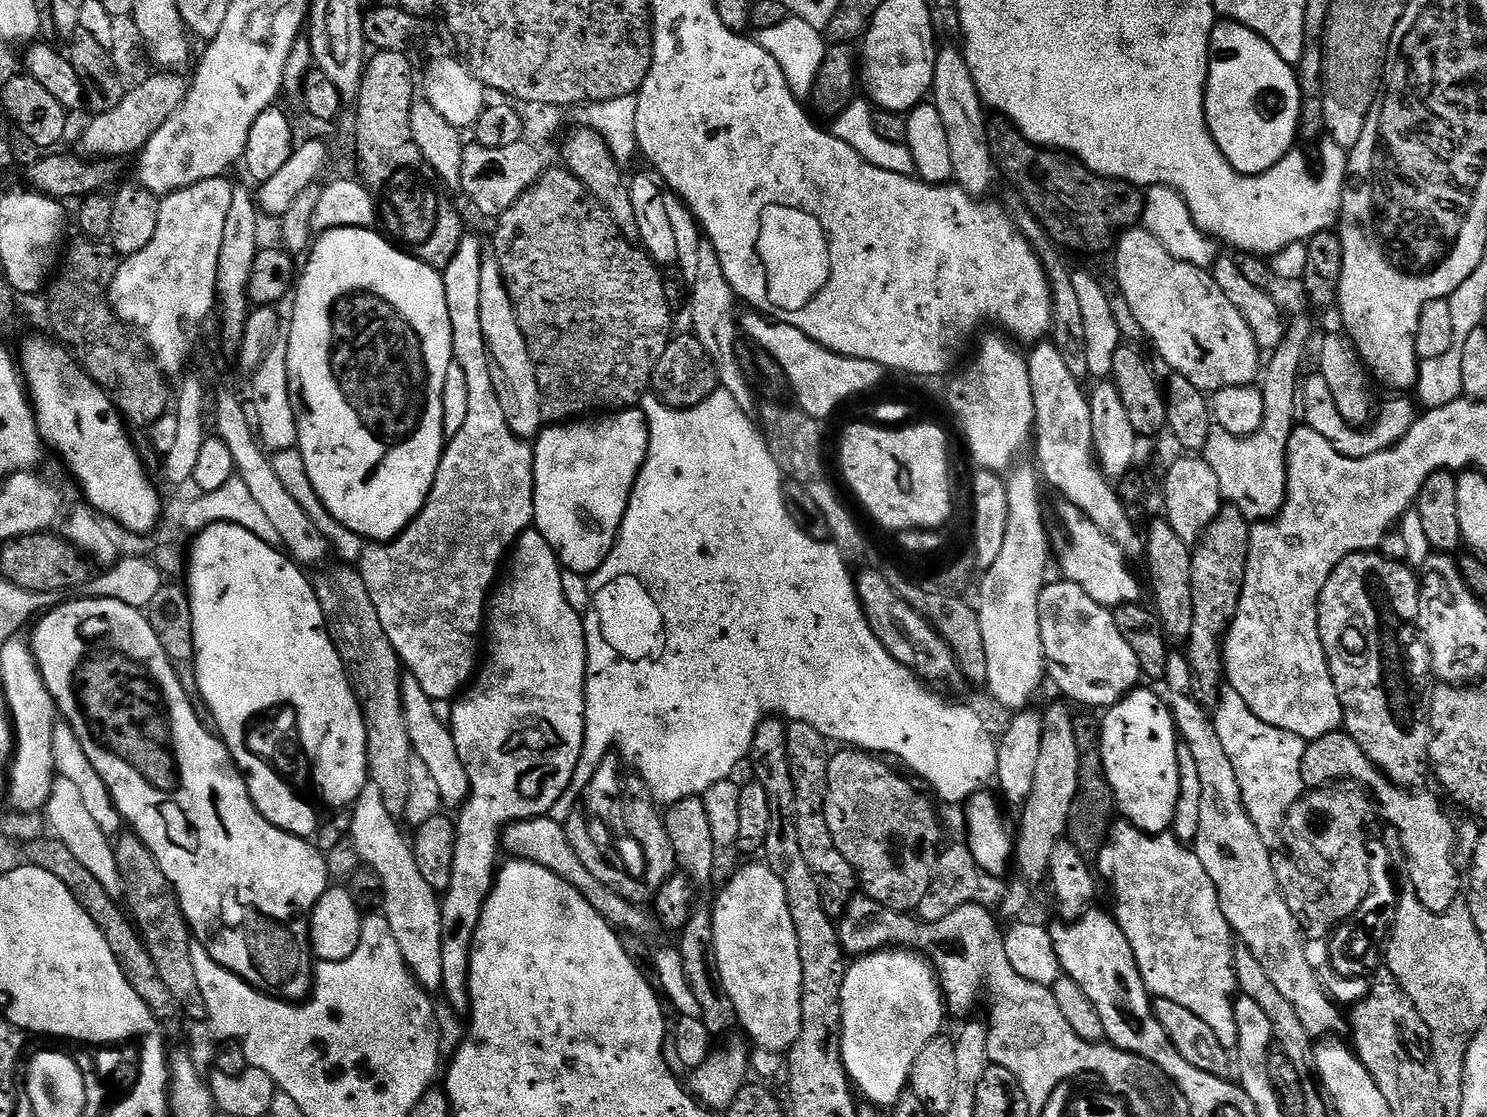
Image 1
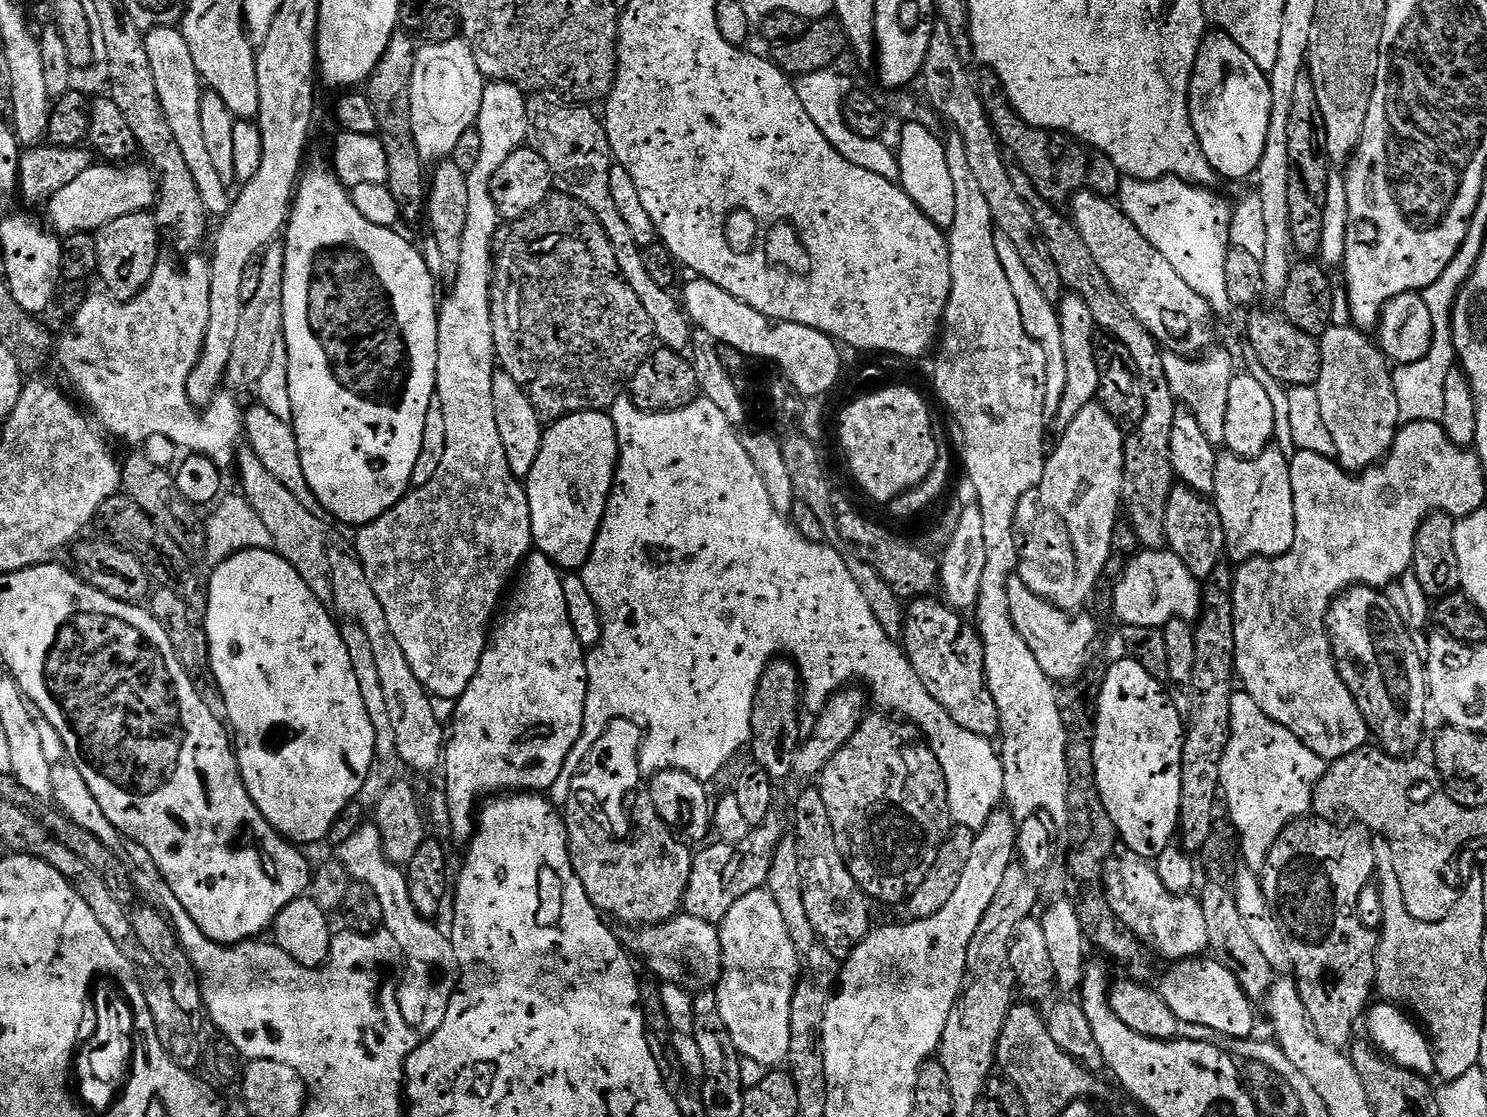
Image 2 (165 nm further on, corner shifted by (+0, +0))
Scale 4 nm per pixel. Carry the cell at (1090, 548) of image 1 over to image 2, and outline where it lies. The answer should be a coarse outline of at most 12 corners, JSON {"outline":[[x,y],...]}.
{"outline":[[1140,550],[1115,581],[1121,625],[1195,621],[1202,584],[1170,550]]}

